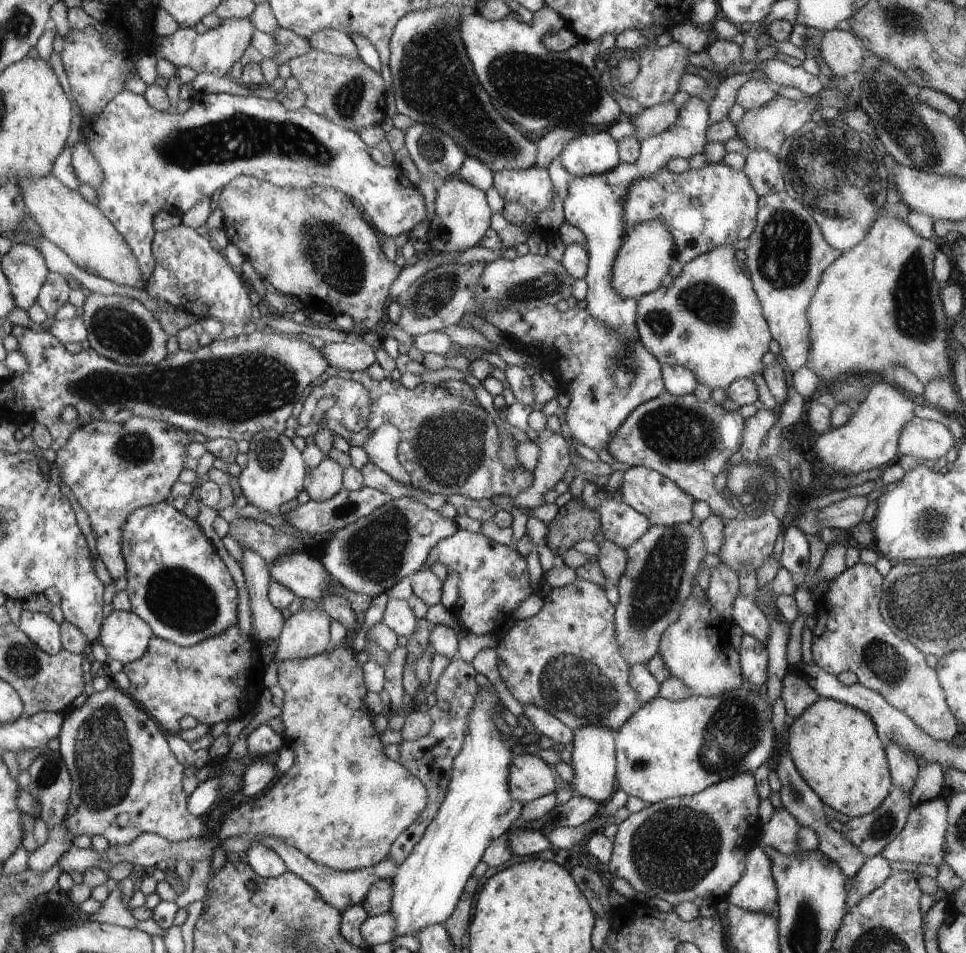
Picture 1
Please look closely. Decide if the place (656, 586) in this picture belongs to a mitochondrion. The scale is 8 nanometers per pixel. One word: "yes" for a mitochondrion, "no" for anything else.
yes

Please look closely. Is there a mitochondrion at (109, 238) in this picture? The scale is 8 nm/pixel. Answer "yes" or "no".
no

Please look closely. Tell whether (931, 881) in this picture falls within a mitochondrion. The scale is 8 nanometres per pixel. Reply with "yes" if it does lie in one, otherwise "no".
no

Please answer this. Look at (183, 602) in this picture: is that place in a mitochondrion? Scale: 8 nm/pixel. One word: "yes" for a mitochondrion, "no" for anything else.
yes

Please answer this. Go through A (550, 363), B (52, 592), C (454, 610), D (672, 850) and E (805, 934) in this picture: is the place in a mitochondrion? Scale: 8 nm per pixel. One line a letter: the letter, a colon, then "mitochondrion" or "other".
A: other
B: other
C: other
D: mitochondrion
E: mitochondrion

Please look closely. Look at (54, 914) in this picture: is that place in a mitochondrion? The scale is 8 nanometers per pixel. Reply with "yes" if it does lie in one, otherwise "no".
no

